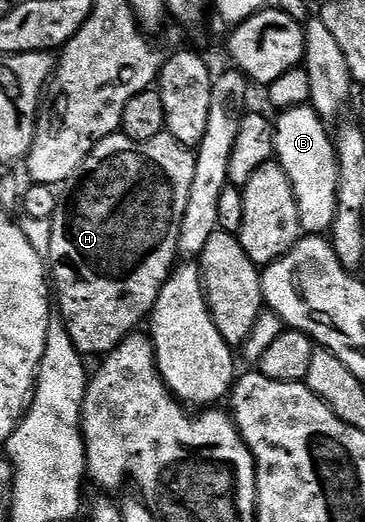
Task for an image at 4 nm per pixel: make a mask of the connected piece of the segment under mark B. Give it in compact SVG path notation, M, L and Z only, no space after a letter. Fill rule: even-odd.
M308 105L285 109L277 117L280 118L274 121L274 157L294 187L301 230L308 235L327 234L338 211L338 163L329 126Z

